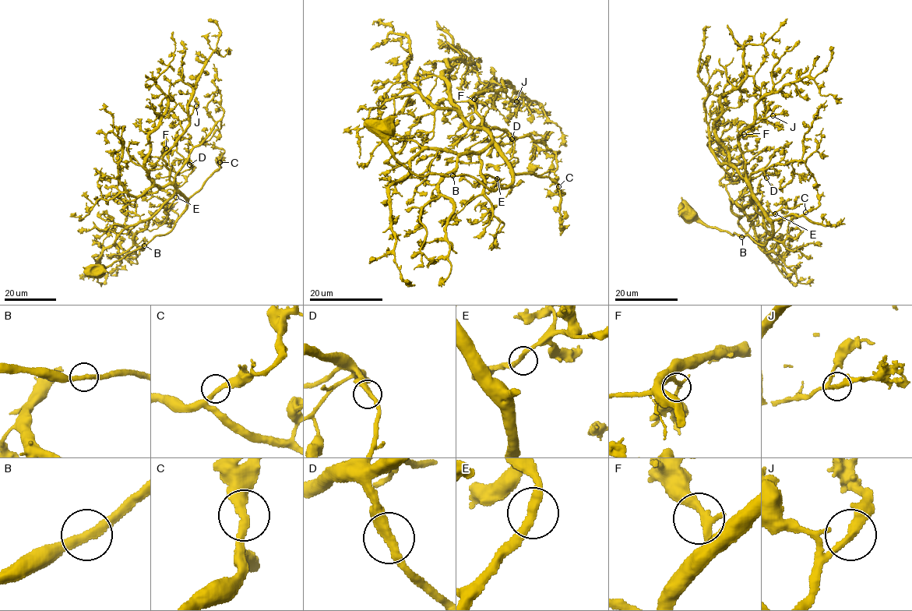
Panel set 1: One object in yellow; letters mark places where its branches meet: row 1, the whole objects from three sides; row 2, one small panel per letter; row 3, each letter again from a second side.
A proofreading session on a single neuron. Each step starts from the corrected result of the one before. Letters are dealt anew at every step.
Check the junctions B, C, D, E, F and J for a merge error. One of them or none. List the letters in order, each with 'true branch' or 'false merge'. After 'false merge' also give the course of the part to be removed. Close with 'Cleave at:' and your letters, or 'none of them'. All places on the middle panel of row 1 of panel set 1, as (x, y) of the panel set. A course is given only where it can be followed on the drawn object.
B: true branch
C: true branch
D: true branch
E: true branch
F: true branch
J: true branch
Cleave at: none of them

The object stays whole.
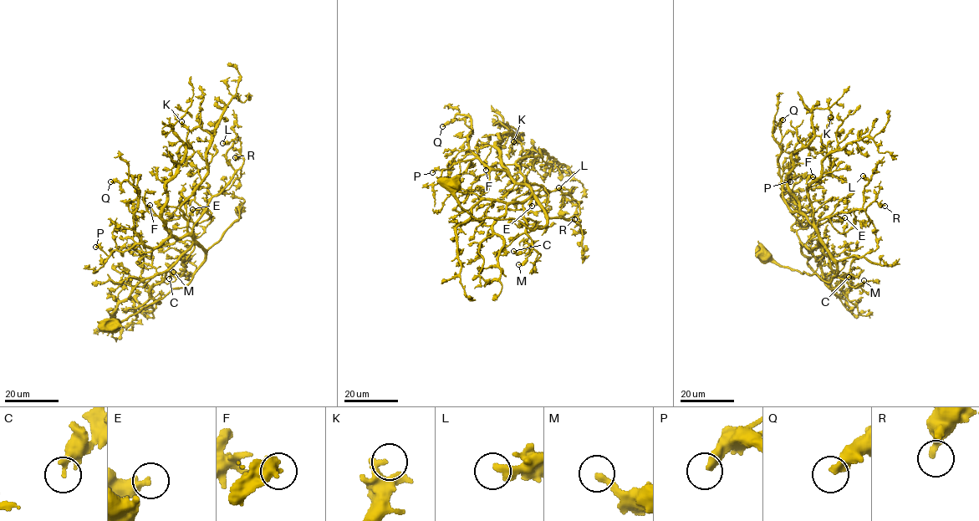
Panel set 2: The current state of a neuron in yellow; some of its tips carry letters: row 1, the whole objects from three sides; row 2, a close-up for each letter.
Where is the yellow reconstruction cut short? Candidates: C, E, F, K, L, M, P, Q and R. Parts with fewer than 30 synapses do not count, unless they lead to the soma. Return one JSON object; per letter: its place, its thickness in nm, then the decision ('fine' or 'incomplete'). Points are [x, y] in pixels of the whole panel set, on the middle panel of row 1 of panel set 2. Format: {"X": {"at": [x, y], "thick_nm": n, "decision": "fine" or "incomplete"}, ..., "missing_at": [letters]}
{"C": {"at": [513, 251], "thick_nm": 240, "decision": "fine"}, "E": {"at": [532, 206], "thick_nm": 340, "decision": "fine"}, "F": {"at": [486, 170], "thick_nm": 150, "decision": "fine"}, "K": {"at": [513, 141], "thick_nm": 340, "decision": "fine"}, "L": {"at": [558, 187], "thick_nm": 280, "decision": "fine"}, "M": {"at": [518, 264], "thick_nm": 260, "decision": "fine"}, "P": {"at": [432, 172], "thick_nm": 400, "decision": "fine"}, "Q": {"at": [442, 126], "thick_nm": 360, "decision": "fine"}, "R": {"at": [574, 219], "thick_nm": 280, "decision": "fine"}, "missing_at": []}

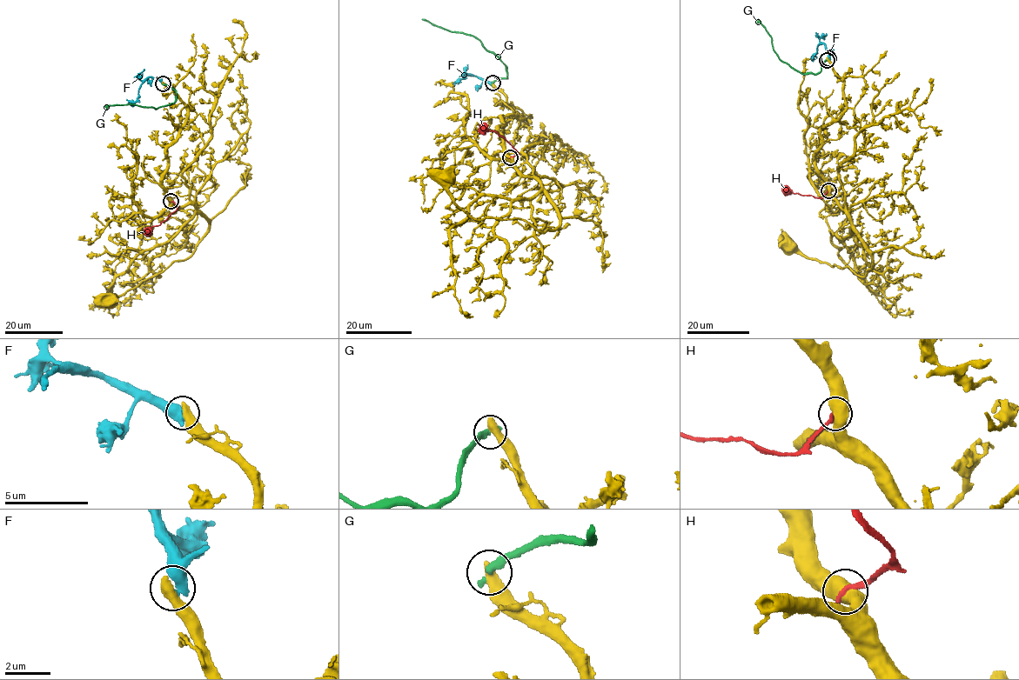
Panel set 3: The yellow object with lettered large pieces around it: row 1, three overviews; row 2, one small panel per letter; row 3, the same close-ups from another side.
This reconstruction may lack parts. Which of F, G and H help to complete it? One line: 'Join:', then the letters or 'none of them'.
Join: F

